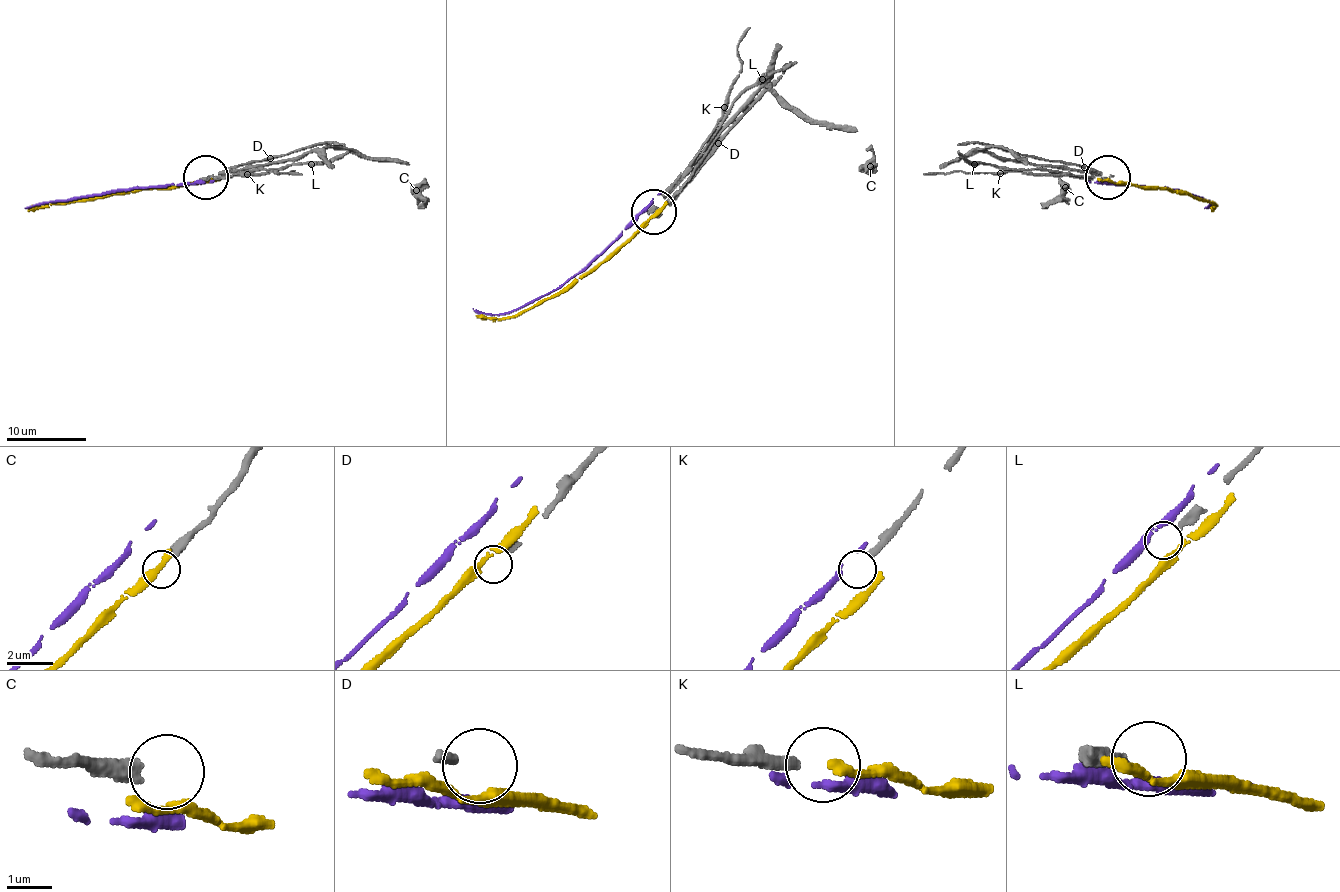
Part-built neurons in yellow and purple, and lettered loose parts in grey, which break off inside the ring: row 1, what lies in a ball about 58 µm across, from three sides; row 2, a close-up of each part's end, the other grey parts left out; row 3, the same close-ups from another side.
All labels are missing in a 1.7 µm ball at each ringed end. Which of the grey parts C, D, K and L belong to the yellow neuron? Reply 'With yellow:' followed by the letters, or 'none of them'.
With yellow: none of them

